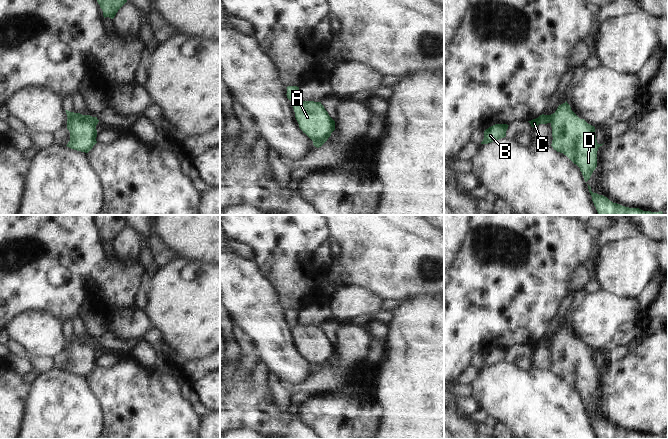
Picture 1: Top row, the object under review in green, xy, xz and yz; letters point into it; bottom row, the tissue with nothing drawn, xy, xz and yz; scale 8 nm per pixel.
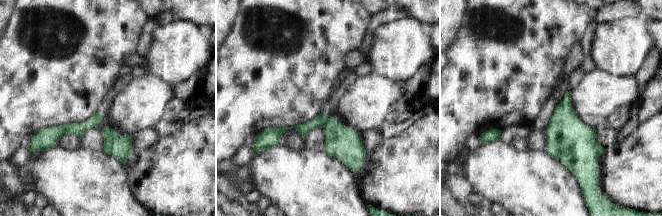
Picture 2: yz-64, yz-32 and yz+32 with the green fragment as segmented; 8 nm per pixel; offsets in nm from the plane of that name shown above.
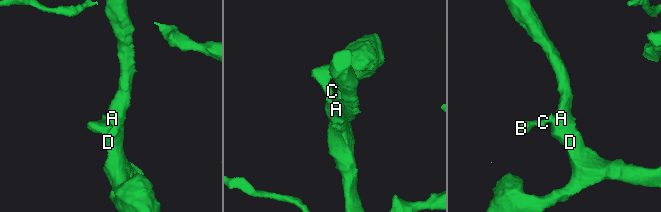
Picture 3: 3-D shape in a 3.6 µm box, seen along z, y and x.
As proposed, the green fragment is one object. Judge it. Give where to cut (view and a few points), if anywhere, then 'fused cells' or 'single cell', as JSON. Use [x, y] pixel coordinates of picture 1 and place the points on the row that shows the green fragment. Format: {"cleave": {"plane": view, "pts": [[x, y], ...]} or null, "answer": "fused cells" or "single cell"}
{"cleave": {"plane": "yz", "pts": [[554, 113], [554, 117], [550, 122]]}, "answer": "fused cells"}

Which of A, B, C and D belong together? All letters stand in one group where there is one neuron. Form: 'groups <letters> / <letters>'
groups A D / B C

